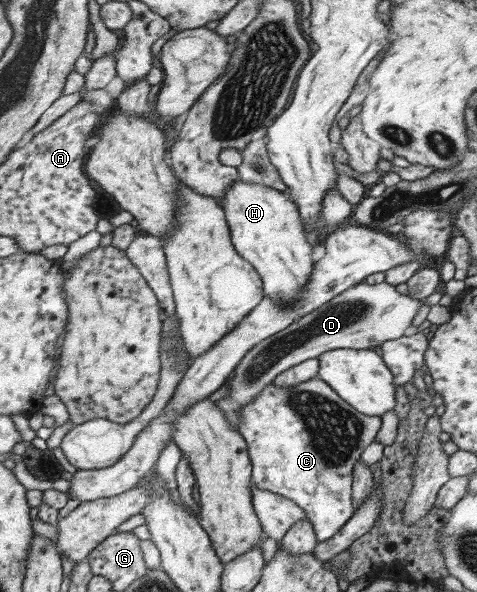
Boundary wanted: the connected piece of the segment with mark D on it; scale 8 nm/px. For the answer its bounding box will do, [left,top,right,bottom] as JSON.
[216,281,443,431]

